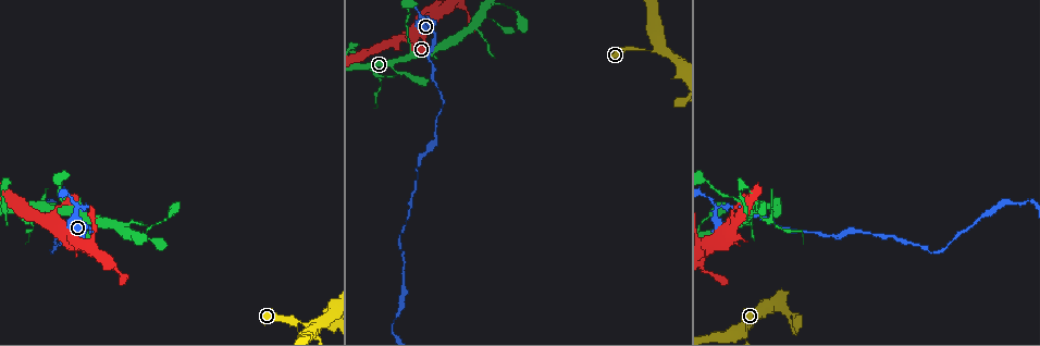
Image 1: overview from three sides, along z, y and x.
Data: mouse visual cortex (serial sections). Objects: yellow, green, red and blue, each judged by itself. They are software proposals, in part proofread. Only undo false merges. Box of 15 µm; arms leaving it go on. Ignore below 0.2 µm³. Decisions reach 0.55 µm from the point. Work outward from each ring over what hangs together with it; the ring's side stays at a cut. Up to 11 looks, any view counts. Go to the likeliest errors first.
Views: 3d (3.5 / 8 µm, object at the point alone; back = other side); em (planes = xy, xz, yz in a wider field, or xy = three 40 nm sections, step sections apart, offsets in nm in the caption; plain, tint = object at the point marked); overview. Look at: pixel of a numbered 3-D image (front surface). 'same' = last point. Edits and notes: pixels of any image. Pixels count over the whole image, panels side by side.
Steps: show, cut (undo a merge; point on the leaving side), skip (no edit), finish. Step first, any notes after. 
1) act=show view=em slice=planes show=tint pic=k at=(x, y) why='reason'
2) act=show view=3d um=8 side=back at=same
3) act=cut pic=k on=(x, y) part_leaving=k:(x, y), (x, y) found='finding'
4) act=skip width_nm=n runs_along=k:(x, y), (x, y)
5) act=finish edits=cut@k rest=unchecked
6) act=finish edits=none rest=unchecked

act=show view=3d um=3.5 pic=1 at=(78, 203) why='thick turns thin'

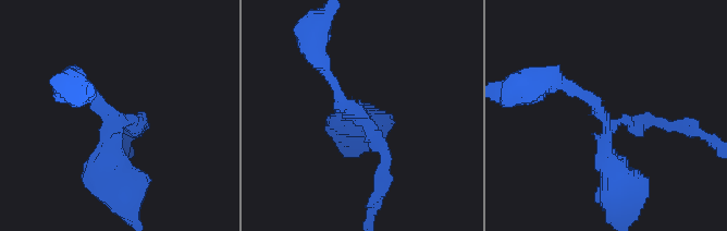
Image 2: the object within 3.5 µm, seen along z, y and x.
act=show view=em slice=xy step=2 show=tint pic=2 at=(115, 119) arms=3 arm_widths_nm=150,200,450 why='shape alone is not enough'

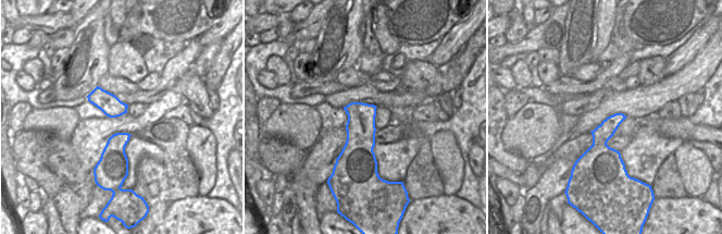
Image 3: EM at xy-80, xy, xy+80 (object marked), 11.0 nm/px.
act=skip runs_along=2:(626, 185), (606, 119), (558, 82) found='continuous, no second cell'

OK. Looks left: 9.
act=show view=3d um=8 pic=1 at=(657, 48) why='three-way junction'

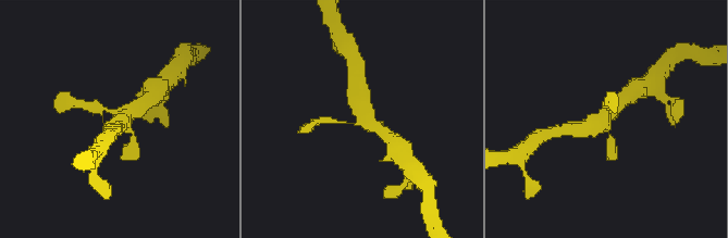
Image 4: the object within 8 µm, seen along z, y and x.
act=show view=em slice=xy step=3 show=tint pic=4 at=(362, 120) why='now the EM'

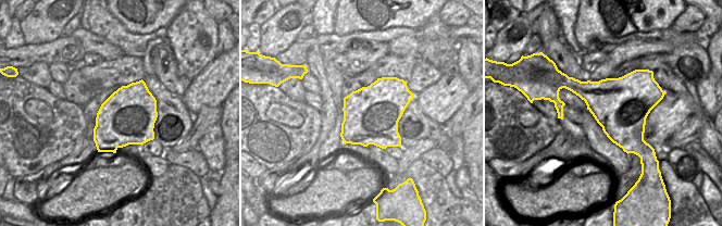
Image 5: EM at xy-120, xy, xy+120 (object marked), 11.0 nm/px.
act=skip width_nm=600 runs_along=4:(335, 122), (369, 122), (390, 137) found='all the same cell'

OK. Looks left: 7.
act=show view=3d um=3.5 pic=1 at=(854, 230) why='sudden change in width'

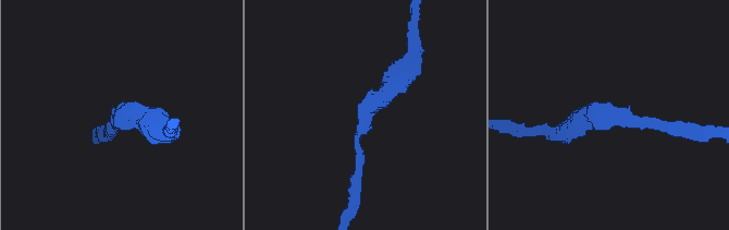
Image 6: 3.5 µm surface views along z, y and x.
act=show view=em slice=xy step=2 show=tint pic=6 at=(119, 116) arm_widths_nm=150,300 why='now the EM'

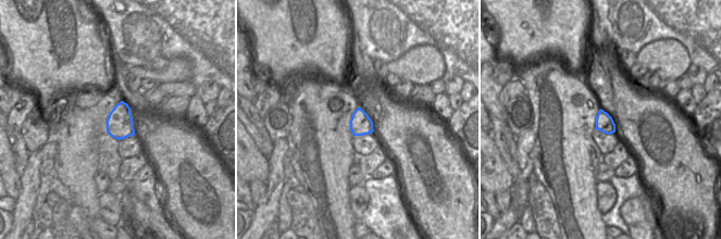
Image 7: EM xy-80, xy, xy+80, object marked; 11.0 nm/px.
act=skip width_nm=240 runs_along=6:(410, 61), (363, 111), (357, 179) found='one cell here'

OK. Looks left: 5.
act=show view=3d um=3.5 pic=1 at=(400, 237) why='a narrow waist'

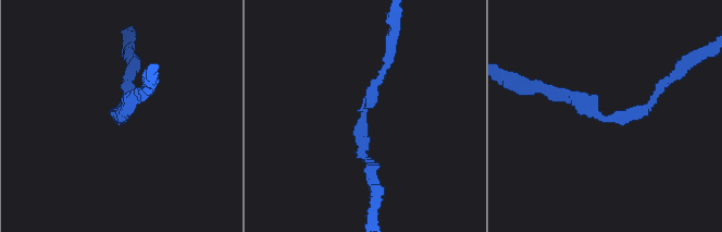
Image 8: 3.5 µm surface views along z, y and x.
act=show view=em slice=xy step=1 show=plain pic=8 at=(123, 118) arm_widths_nm=150,150

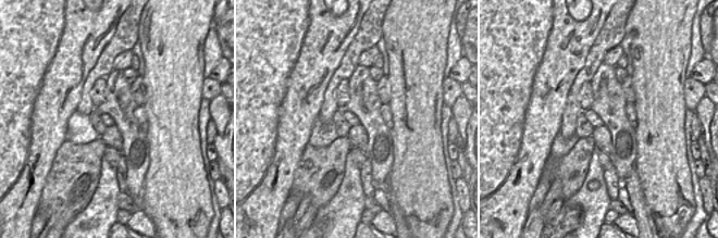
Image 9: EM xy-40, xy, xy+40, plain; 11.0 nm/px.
act=show view=em slice=xy step=1 show=tint at=same

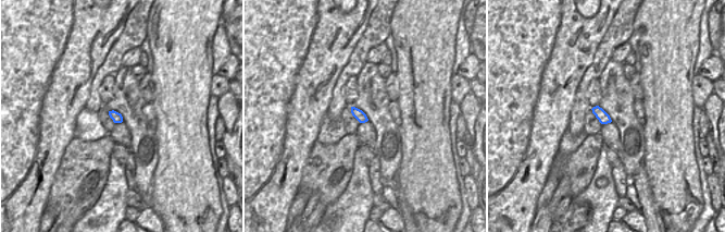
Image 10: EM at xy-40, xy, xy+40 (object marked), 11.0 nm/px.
act=skip runs_along=8:(389, 57), (362, 119), (372, 174) found='all the same cell'

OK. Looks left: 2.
act=finish edits=none rest=unchecked

